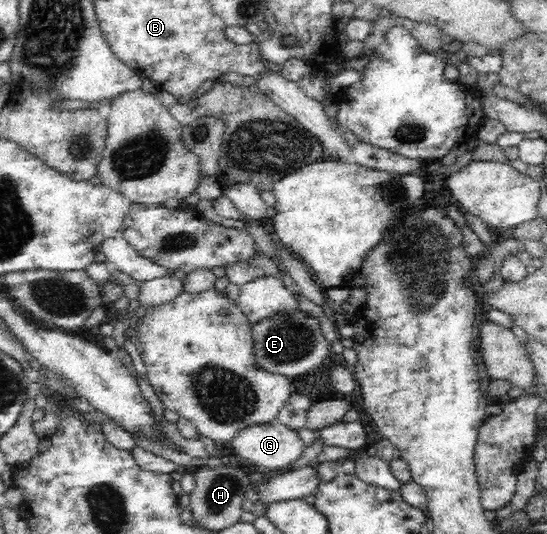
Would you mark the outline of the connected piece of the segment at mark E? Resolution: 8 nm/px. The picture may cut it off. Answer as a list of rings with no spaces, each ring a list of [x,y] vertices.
[[[302,310],[292,313],[283,311],[250,323],[250,326],[254,367],[287,376],[292,380],[319,367],[330,354],[331,342],[334,340],[334,336],[327,336],[322,332],[320,322],[316,318],[310,317]]]

